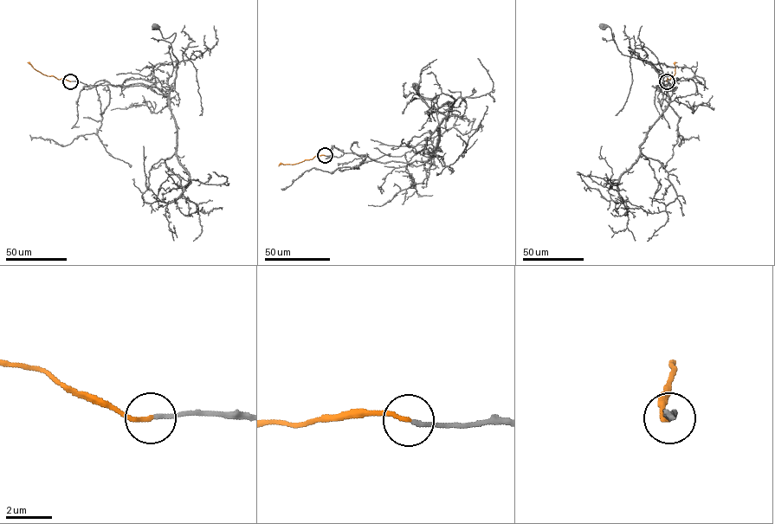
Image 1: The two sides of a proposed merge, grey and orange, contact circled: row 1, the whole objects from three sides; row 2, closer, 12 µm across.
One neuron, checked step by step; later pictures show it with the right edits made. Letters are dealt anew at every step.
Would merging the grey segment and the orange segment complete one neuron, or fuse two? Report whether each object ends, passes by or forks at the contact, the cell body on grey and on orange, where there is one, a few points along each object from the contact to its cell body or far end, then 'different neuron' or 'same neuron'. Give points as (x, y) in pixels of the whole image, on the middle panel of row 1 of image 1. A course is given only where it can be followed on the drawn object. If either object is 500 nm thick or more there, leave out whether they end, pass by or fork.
grey ends | orange ends | grey (416, 87) | orange none | grey via (325, 155), (425, 163), (438, 147), (432, 100), (437, 98), (420, 96), (416, 87) | orange via (325, 155), (278, 165) | same neuron

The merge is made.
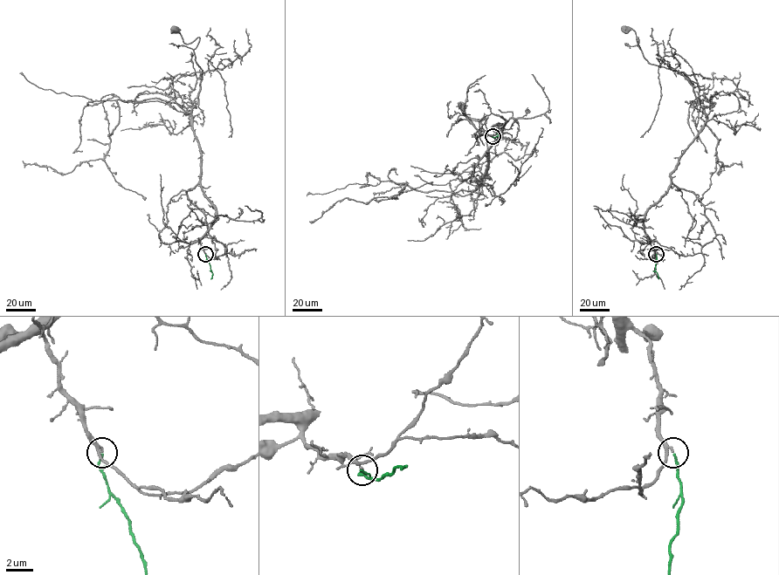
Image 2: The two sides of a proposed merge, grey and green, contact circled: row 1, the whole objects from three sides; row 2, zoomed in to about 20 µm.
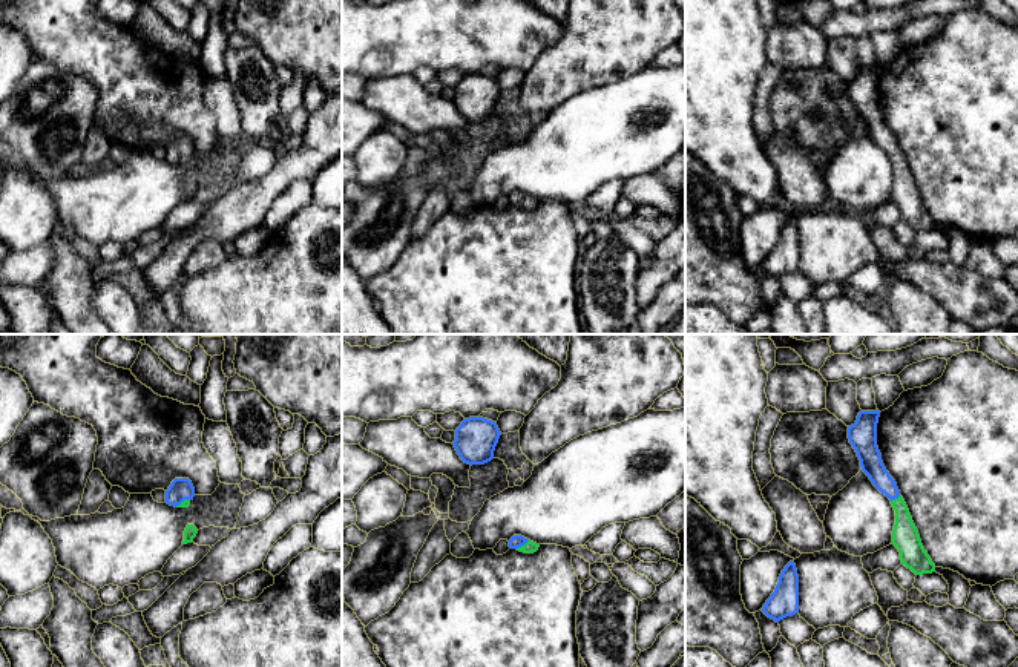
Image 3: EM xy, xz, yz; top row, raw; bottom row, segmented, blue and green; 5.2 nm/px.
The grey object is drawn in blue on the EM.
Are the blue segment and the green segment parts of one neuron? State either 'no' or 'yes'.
yes

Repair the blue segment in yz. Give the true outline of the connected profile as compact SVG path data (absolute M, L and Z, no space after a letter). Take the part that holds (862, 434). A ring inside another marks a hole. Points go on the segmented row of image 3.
M860 411L854 425L848 426L848 439L857 452L862 471L872 485L885 494L895 511L892 544L900 552L901 564L915 575L935 572L935 564L924 550L909 509L900 495L895 480L886 471L877 446L877 423L880 411Z

